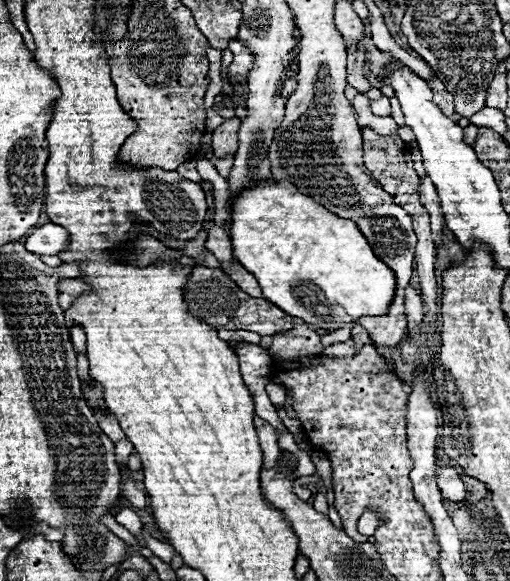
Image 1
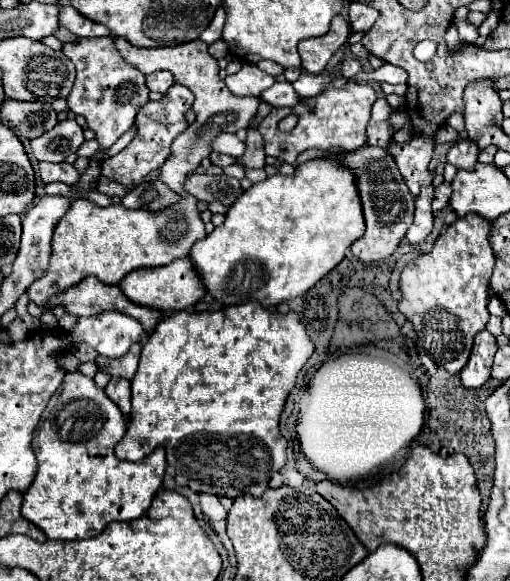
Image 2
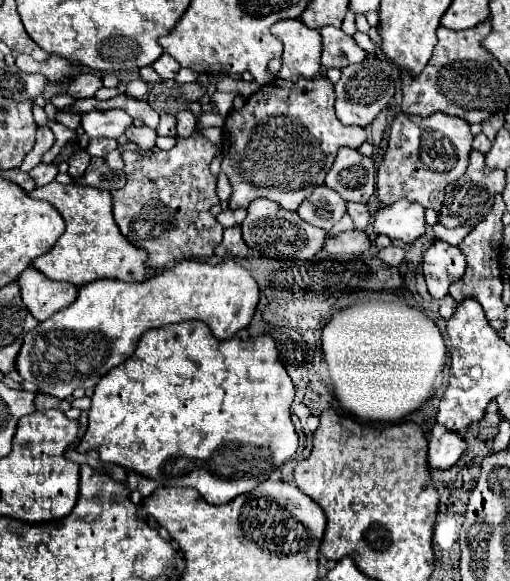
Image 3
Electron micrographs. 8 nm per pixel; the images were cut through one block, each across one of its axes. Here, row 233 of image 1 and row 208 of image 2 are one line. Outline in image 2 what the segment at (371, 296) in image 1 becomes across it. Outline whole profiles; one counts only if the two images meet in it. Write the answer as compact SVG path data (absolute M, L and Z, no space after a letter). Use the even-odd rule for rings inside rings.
M308 160L304 164L300 164L296 168L296 172L292 176L284 176L284 174L276 174L276 176L270 176L266 178L264 182L258 182L254 184L250 190L246 190L238 200L236 204L230 206L228 214L226 214L226 222L218 228L214 228L204 240L198 240L194 246L192 246L192 252L190 252L190 260L194 264L194 270L198 272L198 278L202 282L202 286L206 288L206 292L210 292L210 296L214 300L218 300L220 304L224 306L236 306L236 304L244 304L248 300L256 300L260 302L264 308L272 308L284 300L294 300L298 296L302 296L306 290L310 290L320 278L324 278L336 264L342 262L348 246L352 242L356 242L360 236L364 234L364 216L362 216L362 206L360 206L360 198L358 198L358 190L356 190L356 184L354 184L354 178L352 174L342 166L338 164L336 160Z

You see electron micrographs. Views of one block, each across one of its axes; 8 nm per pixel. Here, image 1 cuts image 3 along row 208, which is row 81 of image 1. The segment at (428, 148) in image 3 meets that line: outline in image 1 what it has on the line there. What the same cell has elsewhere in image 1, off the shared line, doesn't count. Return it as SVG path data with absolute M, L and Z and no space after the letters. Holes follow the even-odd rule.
M434 76L434 80L428 84L434 92L434 102L440 106L440 110L446 114L446 116L452 116L454 114L454 96L444 88L444 84Z

